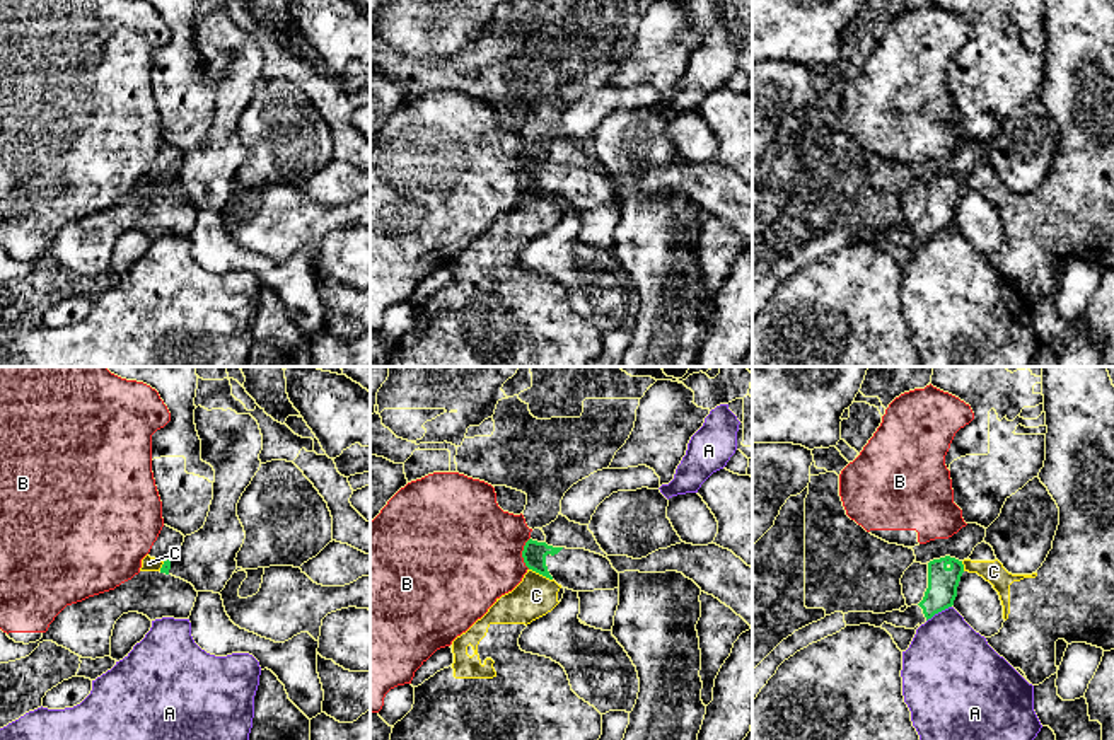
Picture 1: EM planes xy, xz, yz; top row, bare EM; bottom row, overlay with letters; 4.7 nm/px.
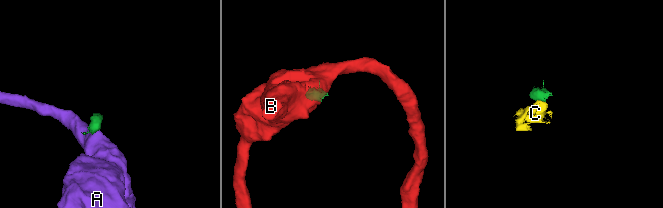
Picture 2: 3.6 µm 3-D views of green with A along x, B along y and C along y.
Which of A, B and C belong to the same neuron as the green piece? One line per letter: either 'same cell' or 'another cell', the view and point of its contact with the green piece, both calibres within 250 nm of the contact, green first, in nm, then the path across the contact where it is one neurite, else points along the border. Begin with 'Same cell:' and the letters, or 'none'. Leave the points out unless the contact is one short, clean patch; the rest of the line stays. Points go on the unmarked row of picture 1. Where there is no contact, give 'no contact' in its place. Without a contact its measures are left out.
Same cell: none
A: another cell; contact yz (939, 229); calibres 140 and 400 nm; border yz (951, 224), (935, 231), (927, 239)
B: another cell; contact xz (522, 171); calibres 120 and 500 nm; border xz (529, 156), (522, 169), (522, 179), (527, 186)
C: another cell; contact xz (541, 191); calibres 120 and 200 nm; border xz (529, 186), (551, 198)

